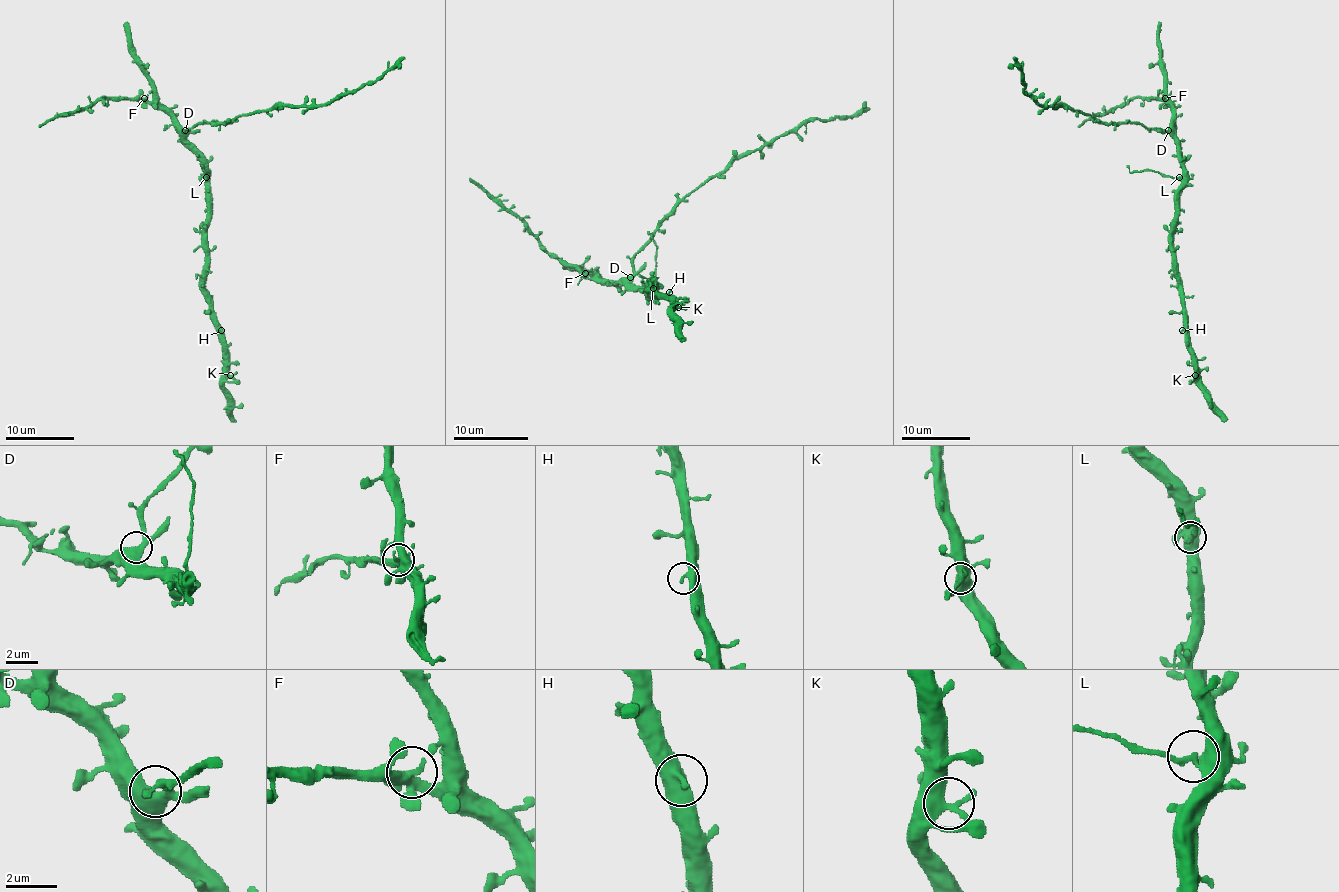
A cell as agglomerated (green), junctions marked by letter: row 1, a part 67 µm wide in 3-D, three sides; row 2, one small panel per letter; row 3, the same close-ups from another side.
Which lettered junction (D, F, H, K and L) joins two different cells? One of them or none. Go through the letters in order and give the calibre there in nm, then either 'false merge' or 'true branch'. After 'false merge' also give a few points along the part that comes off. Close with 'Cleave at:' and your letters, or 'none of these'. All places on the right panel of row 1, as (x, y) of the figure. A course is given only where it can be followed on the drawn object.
D: calibre 440 nm; true branch
F: calibre 360 nm; true branch
H: calibre 480 nm; true branch
K: calibre 400 nm; true branch
L: calibre 320 nm; false merge; course (1178, 177), (1163, 177), (1151, 170), (1134, 172), (1127, 165)
Cleave at: L

